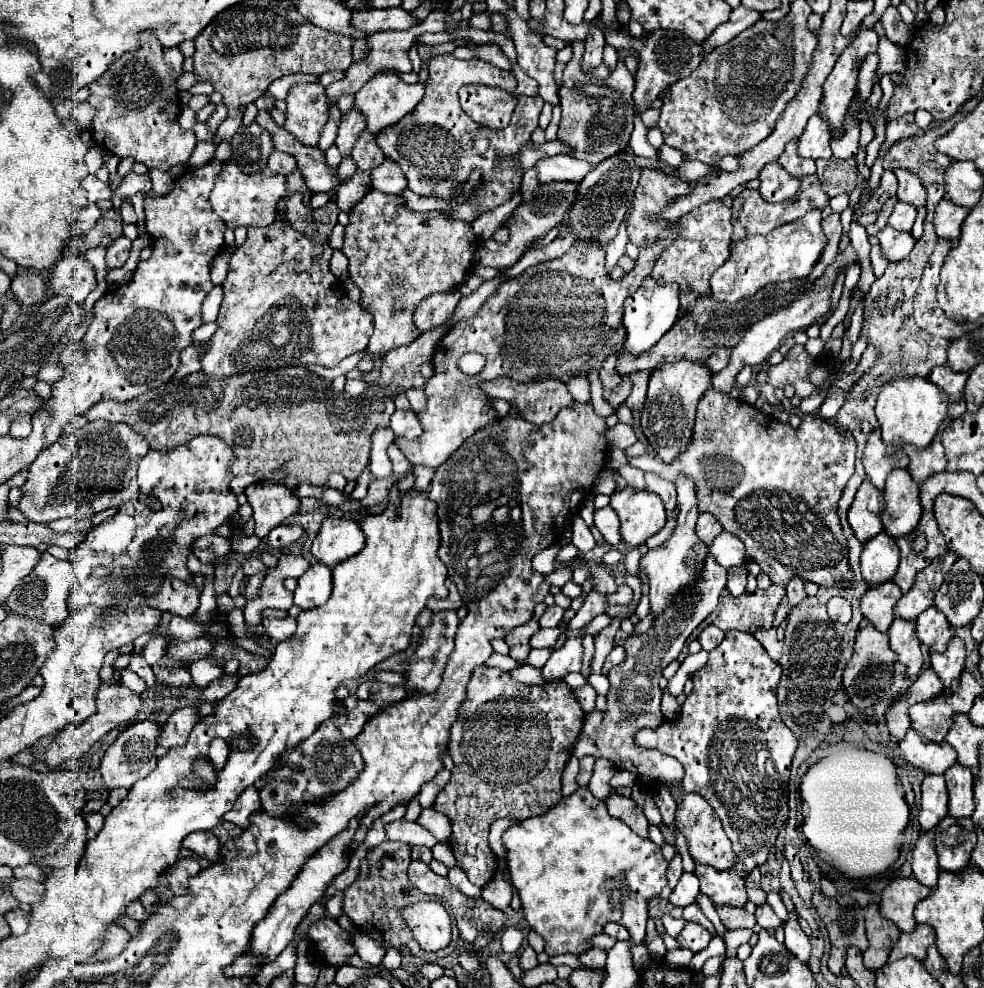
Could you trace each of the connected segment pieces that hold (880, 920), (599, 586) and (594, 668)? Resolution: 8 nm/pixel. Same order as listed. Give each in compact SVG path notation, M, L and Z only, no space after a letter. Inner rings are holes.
M869 904L867 906L867 914L865 914L865 932L869 938L869 948L865 950L865 966L869 970L879 970L891 952L891 946L895 946L897 938L899 938L899 928L893 922L887 922L877 904Z
M591 562L591 576L595 578L595 590L599 590L599 592L607 592L607 594L617 592L619 586L615 584L615 580L609 576L609 572L607 572L603 566Z
M613 618L611 626L603 628L597 638L595 638L595 654L593 654L593 660L591 660L591 672L593 674L601 674L601 668L603 668L603 662L607 658L607 654L613 650L615 642L613 642L613 636L615 632L619 630L619 624L621 620L619 618Z

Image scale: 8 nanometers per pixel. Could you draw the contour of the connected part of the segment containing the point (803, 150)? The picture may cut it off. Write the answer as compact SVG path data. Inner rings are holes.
M817 114L809 118L803 134L799 136L799 148L797 152L803 158L831 158L831 134L829 134L829 126L827 122L823 122L823 118L819 118Z

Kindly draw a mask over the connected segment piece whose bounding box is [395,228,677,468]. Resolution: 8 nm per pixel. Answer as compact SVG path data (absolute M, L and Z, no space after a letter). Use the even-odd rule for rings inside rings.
M669 228L659 236L657 246L643 248L639 252L639 260L637 260L635 268L621 282L609 280L605 276L605 252L603 252L603 248L593 246L593 244L591 246L587 246L587 244L573 246L563 258L529 268L521 276L515 276L515 278L503 282L501 288L497 290L497 294L491 296L481 306L479 314L475 314L471 320L463 320L463 322L455 324L453 330L449 330L445 334L445 338L437 344L437 350L433 356L435 374L427 380L427 386L425 386L427 406L418 414L419 420L421 422L423 420L423 434L415 440L395 438L395 444L399 444L399 450L407 456L407 460L413 466L421 464L421 466L437 468L469 436L473 436L475 430L495 422L497 412L487 404L487 396L479 390L479 384L483 380L509 376L517 382L531 382L531 380L543 380L543 378L559 378L565 382L575 374L587 374L591 368L601 368L605 358L609 356L611 348L615 348L619 352L623 346L623 340L625 340L625 328L621 324L623 300L641 286L643 278L649 276L649 272L655 264L655 258L661 254L663 248L667 248L675 240L675 236L677 236L677 230ZM467 352L477 352L487 360L485 368L475 376L467 376L457 366L459 358Z

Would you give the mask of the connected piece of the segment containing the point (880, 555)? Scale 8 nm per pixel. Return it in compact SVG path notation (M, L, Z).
M881 532L873 540L865 542L861 552L863 580L875 588L889 582L899 566L899 548L891 536Z

